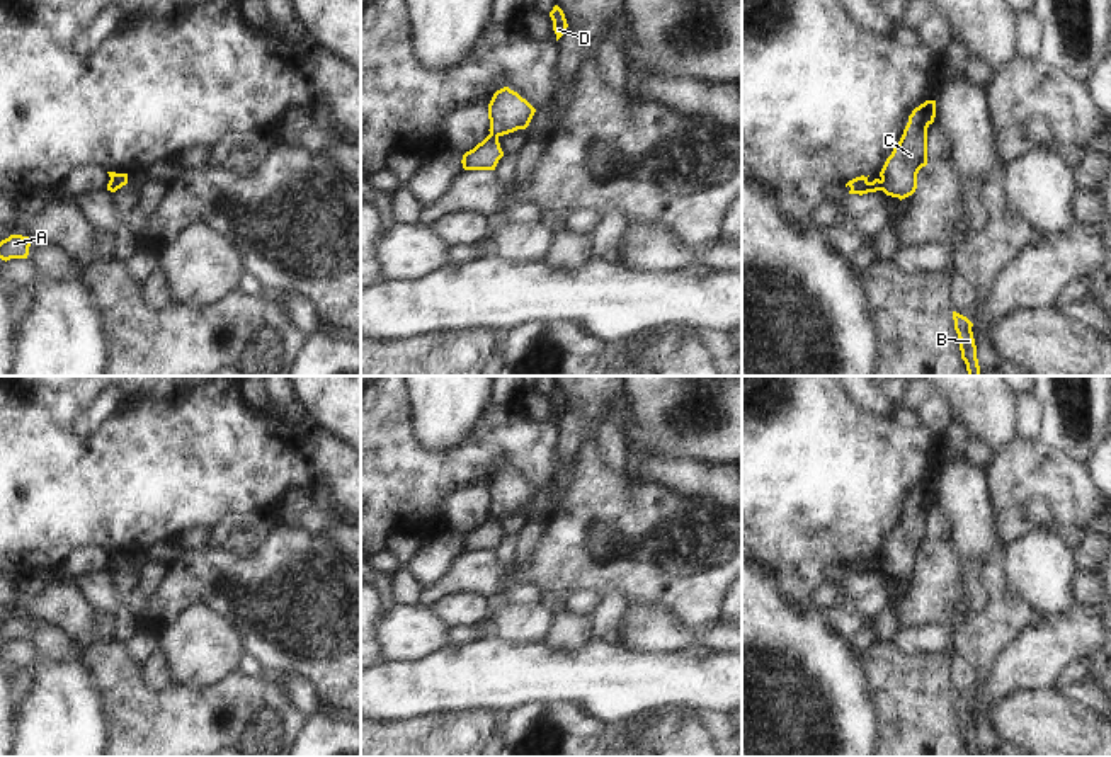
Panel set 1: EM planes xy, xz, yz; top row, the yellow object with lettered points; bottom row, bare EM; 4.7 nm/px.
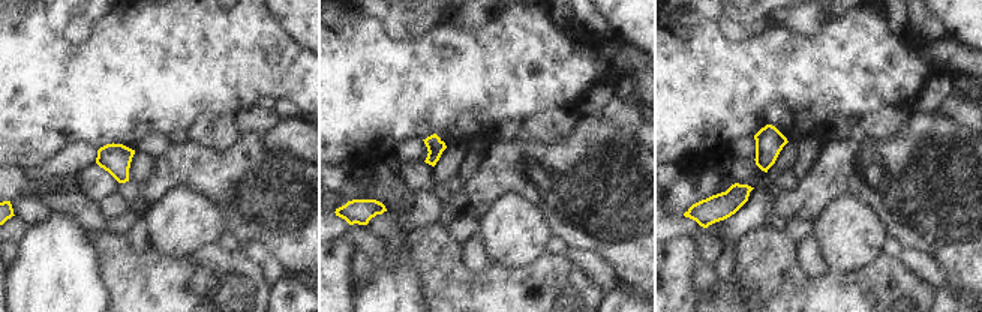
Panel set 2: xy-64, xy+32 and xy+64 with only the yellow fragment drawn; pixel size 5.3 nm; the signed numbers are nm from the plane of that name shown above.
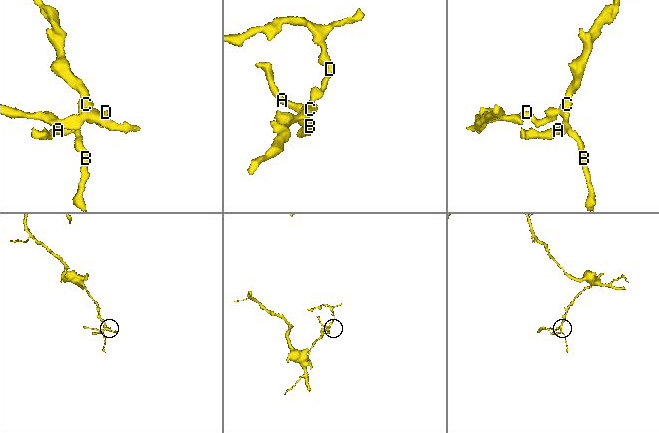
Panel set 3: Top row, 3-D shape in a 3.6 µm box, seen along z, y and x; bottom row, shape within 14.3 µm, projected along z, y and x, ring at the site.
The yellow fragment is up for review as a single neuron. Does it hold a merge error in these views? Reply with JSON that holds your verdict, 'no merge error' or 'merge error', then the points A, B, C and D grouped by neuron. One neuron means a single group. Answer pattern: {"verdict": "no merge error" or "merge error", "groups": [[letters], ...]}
{"verdict": "merge error", "groups": [["A", "B", "C"], ["D"]]}

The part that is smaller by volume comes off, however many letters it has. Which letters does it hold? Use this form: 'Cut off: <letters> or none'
Cut off: D

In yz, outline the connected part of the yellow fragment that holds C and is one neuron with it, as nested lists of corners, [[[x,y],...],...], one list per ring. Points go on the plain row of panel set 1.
[[[926,481],[912,492],[898,526],[886,539],[880,558],[881,572],[900,582],[917,570],[917,555],[927,546],[927,509],[936,498],[936,481]]]

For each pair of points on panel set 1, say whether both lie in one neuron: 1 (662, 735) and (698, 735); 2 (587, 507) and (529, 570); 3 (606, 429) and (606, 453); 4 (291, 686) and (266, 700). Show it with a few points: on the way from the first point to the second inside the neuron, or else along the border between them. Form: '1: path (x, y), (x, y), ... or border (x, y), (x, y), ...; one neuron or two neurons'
1: path (671, 735), (689, 735); one neuron
2: path (579, 524), (546, 557); one neuron
3: path (606, 434), (606, 448); one neuron
4: border (279, 686), (303, 718); two neurons

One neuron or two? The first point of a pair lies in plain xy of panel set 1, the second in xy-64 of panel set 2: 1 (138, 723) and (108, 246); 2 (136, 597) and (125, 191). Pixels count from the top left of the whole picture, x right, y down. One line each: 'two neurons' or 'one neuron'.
1: one neuron
2: one neuron

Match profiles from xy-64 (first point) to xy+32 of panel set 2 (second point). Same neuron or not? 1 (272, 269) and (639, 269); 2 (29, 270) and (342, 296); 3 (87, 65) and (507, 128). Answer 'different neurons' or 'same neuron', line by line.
1: different neurons
2: different neurons
3: different neurons

